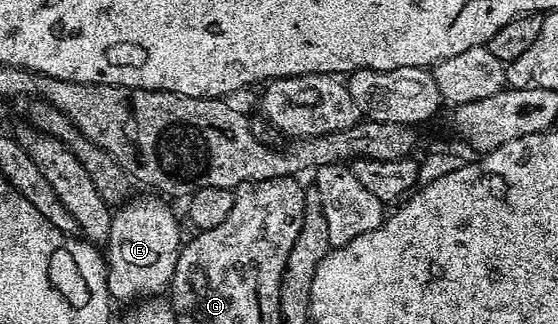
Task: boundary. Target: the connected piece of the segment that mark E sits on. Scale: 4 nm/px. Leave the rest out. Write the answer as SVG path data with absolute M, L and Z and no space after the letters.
M158 197L150 198L154 199L131 198L113 212L110 220L110 238L108 240L110 252L107 250L104 255L106 284L110 290L111 300L134 299L130 301L142 301L147 297L157 296L169 288L170 279L174 276L178 253L184 242L184 235L178 232L178 223L174 220L173 213L161 203L163 200Z

